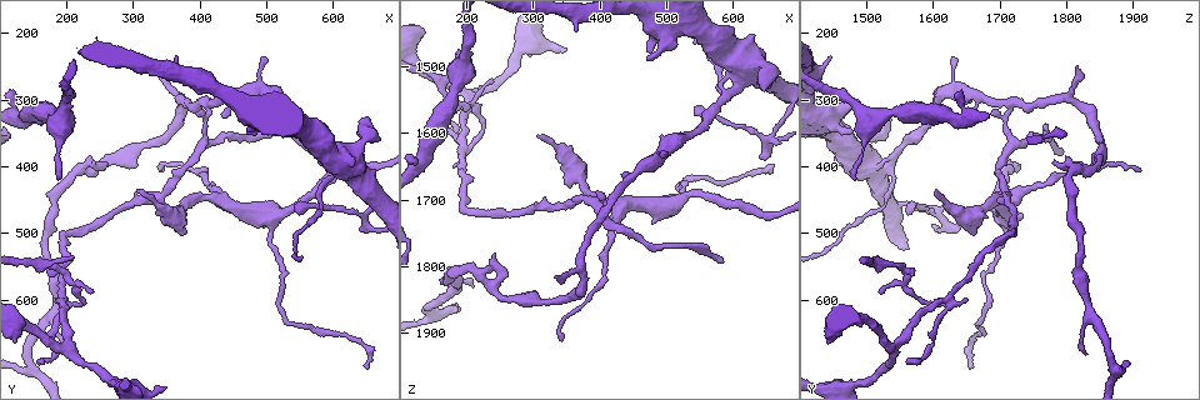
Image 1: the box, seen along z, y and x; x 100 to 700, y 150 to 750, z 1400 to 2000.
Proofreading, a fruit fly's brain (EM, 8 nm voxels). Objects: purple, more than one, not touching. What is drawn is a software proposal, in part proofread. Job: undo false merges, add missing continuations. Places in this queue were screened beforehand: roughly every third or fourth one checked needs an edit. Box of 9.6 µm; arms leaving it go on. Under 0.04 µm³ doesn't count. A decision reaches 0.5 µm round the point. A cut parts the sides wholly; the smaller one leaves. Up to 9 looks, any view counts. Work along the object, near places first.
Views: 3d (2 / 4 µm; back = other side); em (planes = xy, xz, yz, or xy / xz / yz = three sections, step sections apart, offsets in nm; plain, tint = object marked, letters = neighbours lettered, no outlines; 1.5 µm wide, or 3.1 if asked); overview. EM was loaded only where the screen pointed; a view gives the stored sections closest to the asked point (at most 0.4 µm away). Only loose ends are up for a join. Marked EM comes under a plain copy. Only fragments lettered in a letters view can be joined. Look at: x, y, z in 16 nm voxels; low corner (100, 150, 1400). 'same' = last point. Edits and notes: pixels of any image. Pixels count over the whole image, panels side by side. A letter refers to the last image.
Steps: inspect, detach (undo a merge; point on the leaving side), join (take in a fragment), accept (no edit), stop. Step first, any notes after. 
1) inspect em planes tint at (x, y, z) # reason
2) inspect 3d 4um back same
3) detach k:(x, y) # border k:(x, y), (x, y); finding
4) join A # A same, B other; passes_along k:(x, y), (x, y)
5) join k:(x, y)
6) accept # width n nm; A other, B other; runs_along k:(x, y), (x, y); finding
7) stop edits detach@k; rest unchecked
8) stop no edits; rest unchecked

inspect 3d 4um back at (415, 310, 1705) # three-way junction

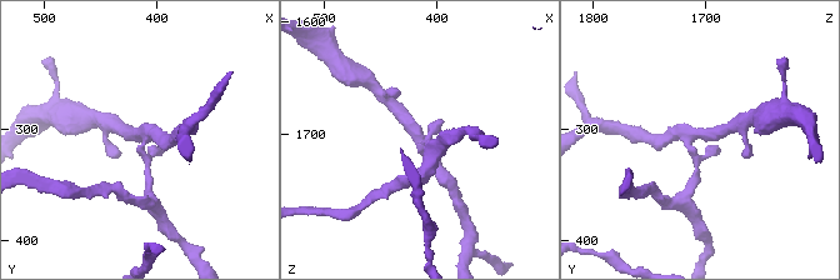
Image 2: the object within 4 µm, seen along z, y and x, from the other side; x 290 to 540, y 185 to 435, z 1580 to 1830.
inspect em planes letters at (412, 306, 1704)

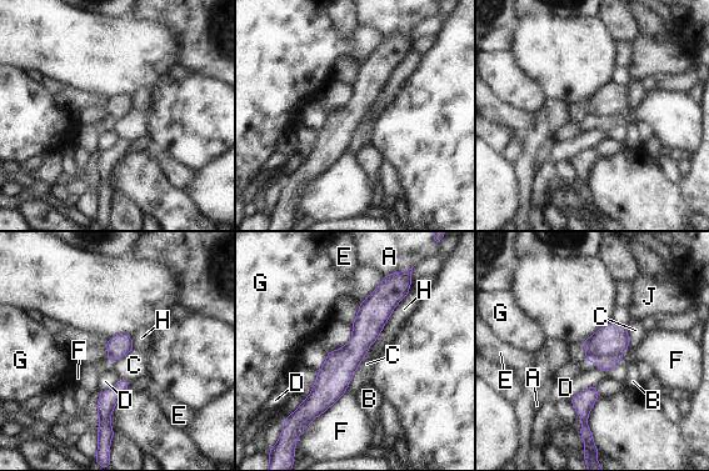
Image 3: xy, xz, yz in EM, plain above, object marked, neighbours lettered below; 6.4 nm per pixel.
detach 3:(605, 364) # width 140 nm; longest_contact H 440 nm; A other, B other, C other, D other, E other, F other, G other, H other, J other; a second neuron is stuck on

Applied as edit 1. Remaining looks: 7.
inspect overview # redraw

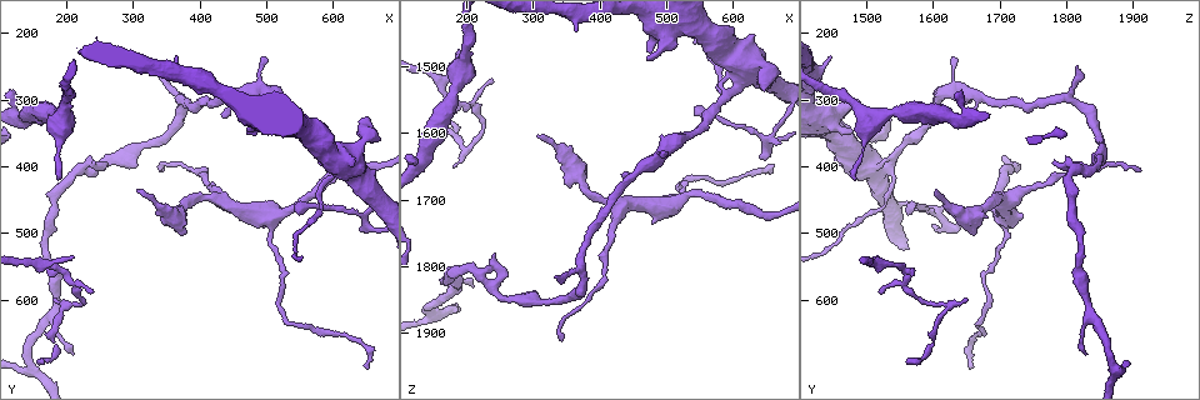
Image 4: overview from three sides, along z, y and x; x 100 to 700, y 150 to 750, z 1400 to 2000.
inspect em planes letters at (305, 435, 1605) # long arm stops here

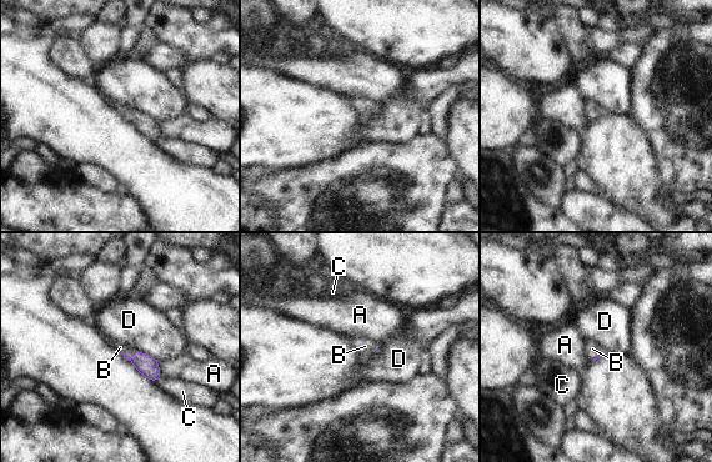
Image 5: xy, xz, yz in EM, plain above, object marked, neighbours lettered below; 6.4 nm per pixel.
join B # A other, B same, C other, D other; passes_along 5:(148, 366), (130, 357), (120, 347); the neuron continues

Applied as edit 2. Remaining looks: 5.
inspect em xy step 8 tint at (215, 540, 1505) # an open end

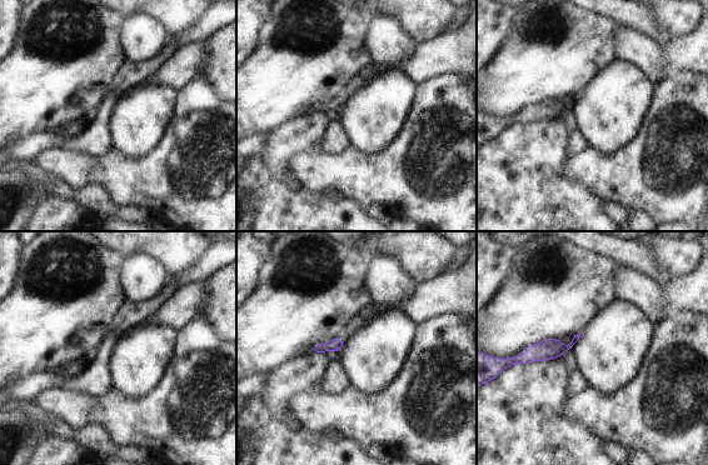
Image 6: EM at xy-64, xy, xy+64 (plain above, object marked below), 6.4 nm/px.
inspect em xy step 8 letters same

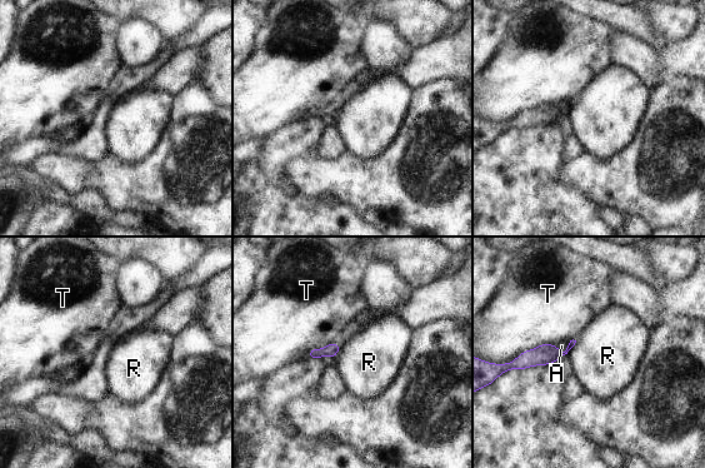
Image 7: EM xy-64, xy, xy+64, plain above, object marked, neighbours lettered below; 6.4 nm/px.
accept # A other, R other, T other; border 7:(341, 344), (334, 358); none of them fits

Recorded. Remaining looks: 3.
inspect 3d 2um back at (495, 235, 1625) # branch stops here

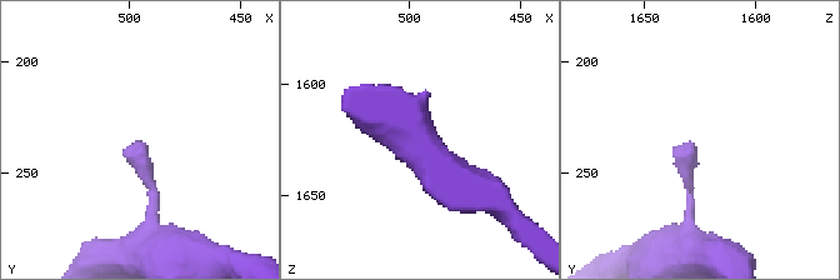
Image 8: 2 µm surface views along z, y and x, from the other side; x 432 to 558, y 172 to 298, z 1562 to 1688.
inspect em xy step 8 letters at (496, 236, 1630)

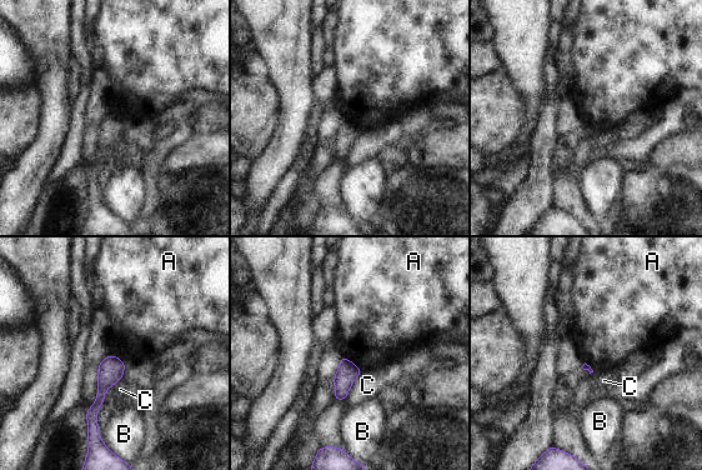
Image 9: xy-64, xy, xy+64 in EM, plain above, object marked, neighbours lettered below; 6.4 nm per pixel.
inspect em yz step 4 letters same # another direction

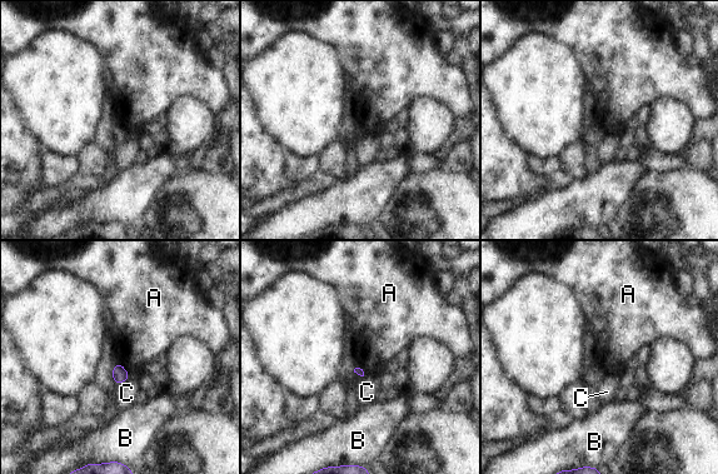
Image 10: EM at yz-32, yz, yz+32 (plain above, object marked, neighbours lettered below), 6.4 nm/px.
accept # A other, B other, C other; border 10:(118, 362), (130, 374); no lettered fragment goes on from it

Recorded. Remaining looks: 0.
stop edits detach@3, join@5; rest unchecked

